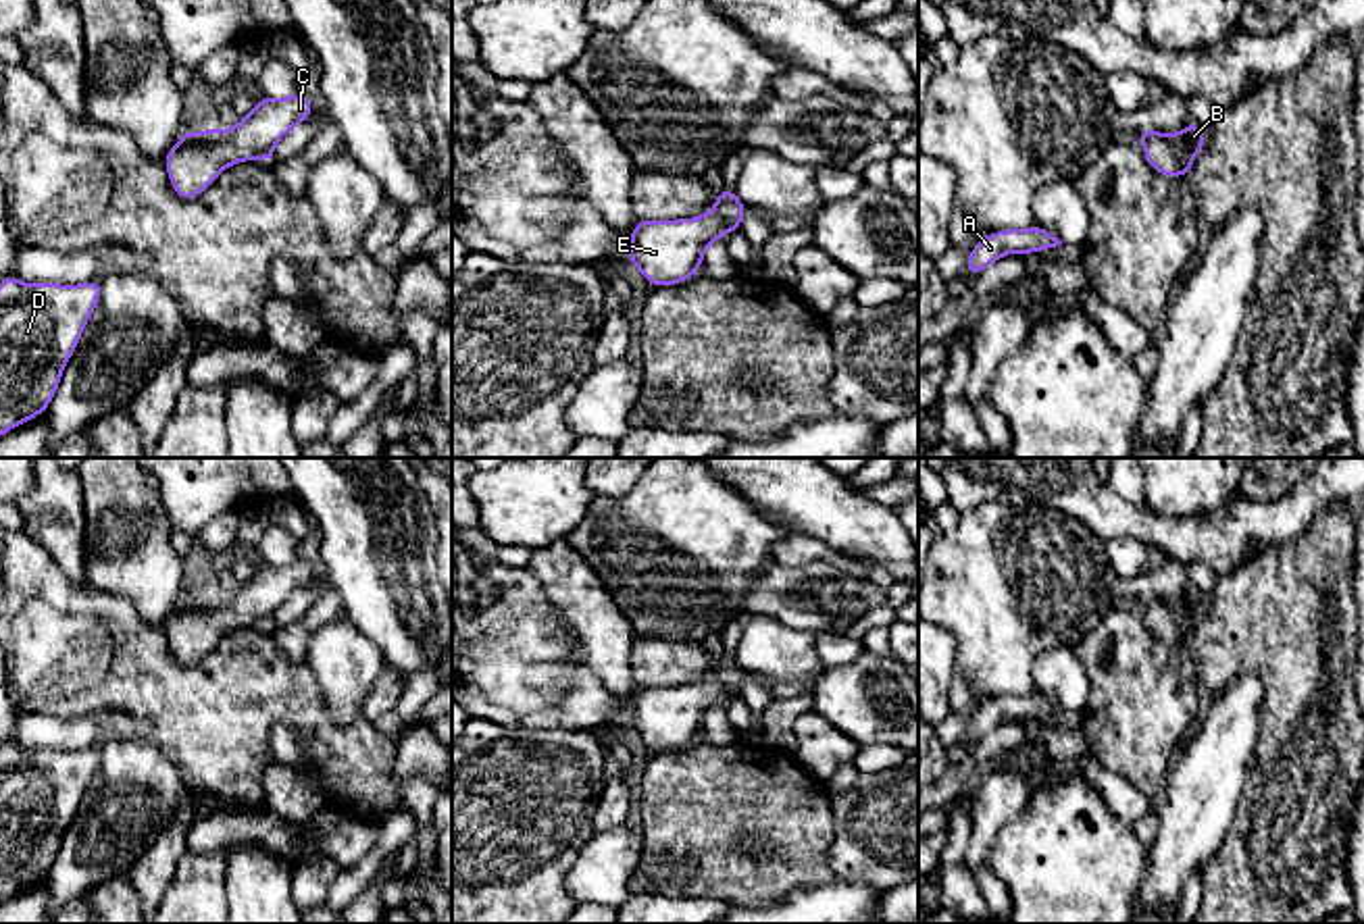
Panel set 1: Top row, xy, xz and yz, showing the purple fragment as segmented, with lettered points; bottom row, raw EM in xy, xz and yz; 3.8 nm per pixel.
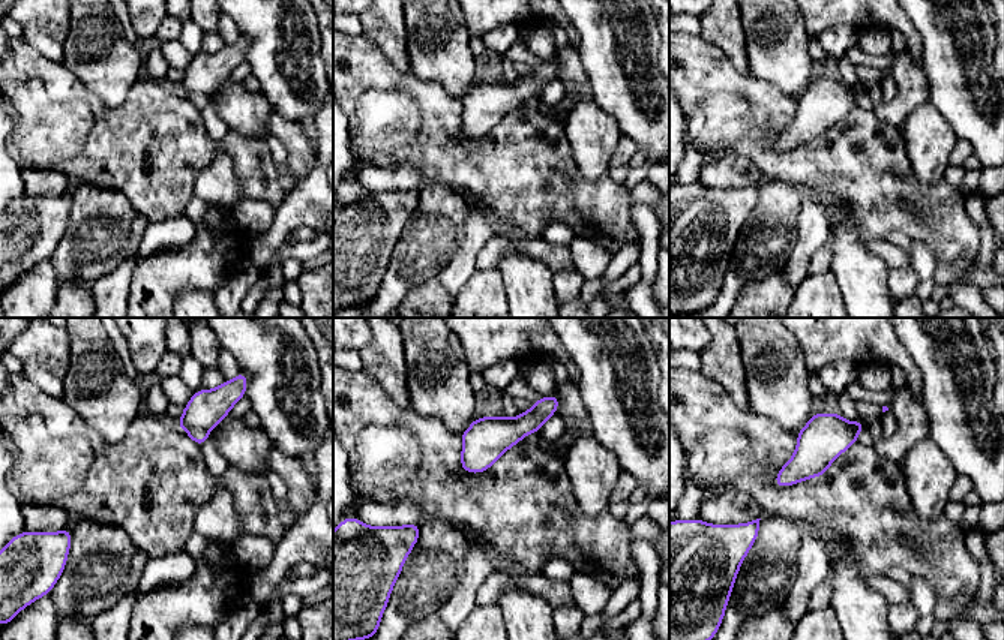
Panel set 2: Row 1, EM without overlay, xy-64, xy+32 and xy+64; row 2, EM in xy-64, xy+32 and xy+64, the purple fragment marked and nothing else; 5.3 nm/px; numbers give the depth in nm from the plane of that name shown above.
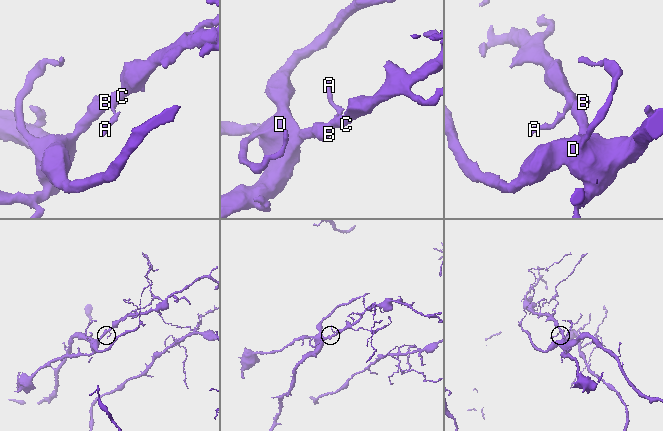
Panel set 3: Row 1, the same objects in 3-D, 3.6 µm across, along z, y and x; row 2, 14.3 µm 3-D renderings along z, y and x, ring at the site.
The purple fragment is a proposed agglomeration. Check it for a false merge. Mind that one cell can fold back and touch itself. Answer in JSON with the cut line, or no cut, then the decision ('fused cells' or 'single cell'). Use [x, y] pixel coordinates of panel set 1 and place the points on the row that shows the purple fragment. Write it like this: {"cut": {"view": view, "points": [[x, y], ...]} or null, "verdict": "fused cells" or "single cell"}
{"cut": null, "verdict": "single cell"}

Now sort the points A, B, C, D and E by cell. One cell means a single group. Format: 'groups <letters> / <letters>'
groups A B C D E

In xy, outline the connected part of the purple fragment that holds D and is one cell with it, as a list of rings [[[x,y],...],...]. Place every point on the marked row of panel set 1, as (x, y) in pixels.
[[[10,275],[0,281],[0,435],[50,408],[100,293],[100,279],[27,285]]]

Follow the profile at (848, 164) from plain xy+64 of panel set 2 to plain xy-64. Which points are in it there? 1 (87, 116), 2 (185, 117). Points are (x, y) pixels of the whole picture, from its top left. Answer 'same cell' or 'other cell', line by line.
1: same cell
2: same cell

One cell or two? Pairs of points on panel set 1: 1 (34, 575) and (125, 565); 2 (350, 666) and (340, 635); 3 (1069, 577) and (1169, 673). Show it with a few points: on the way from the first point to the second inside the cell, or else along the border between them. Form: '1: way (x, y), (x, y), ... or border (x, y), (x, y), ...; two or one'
1: border (86, 579), (130, 602); two
2: way (342, 658), (340, 644); one
3: border (1115, 604), (1088, 629), (1075, 648); two

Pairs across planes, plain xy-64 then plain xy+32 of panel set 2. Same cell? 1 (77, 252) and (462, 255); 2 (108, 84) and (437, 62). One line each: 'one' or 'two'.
1: two
2: one

